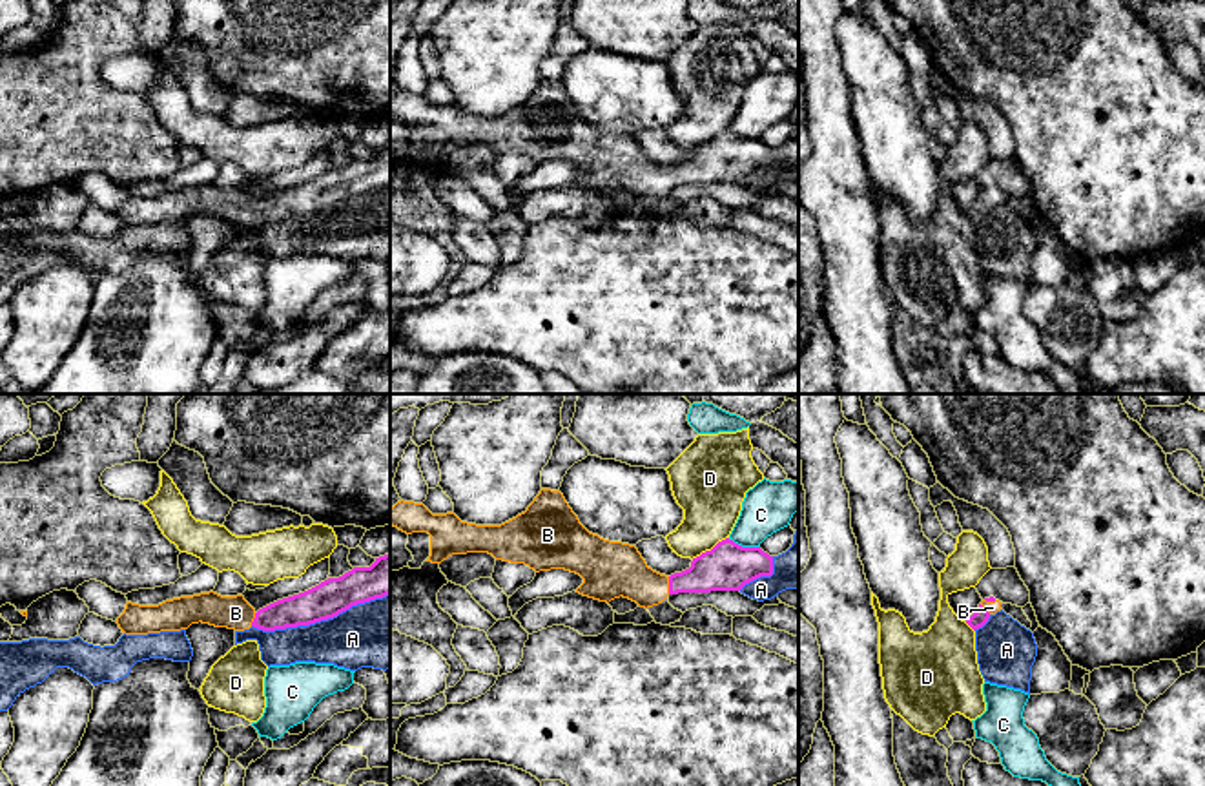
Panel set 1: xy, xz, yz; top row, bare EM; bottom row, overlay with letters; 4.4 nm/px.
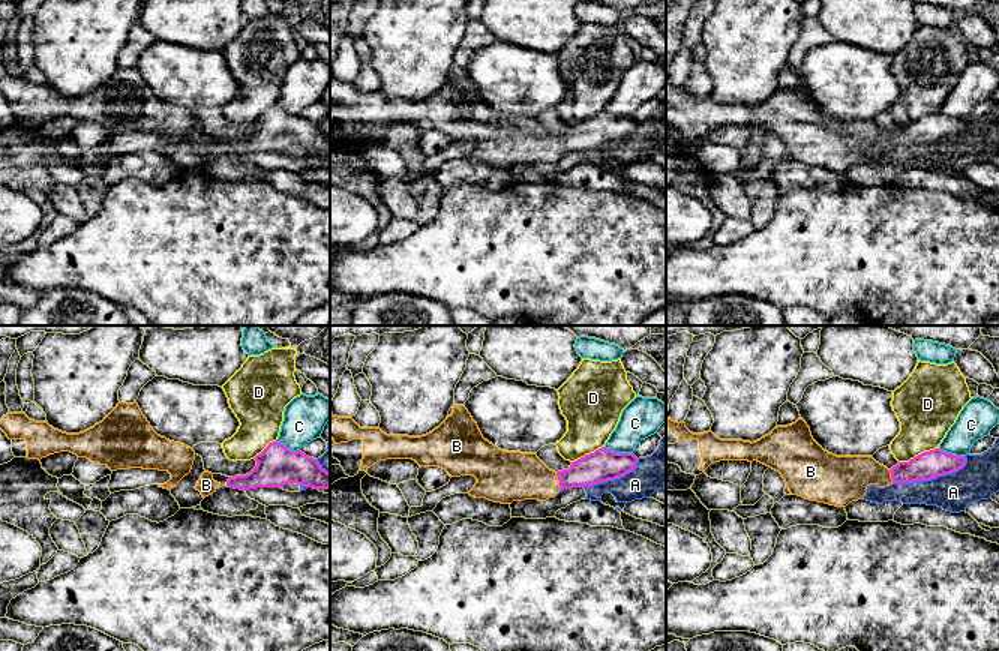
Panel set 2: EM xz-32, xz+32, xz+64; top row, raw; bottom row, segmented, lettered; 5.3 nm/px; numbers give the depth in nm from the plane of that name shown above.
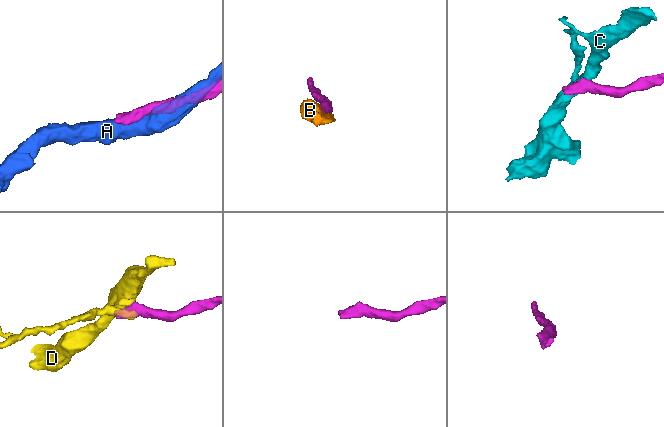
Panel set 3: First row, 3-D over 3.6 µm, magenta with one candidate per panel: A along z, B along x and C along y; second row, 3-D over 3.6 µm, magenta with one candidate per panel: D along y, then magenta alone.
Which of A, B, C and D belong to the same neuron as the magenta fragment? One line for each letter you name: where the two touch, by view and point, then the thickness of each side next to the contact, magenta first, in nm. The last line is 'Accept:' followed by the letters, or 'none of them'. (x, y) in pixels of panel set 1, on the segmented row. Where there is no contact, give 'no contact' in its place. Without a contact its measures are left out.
B: contact xz (669, 586); calibres 200 and 240 nm
Accept: B

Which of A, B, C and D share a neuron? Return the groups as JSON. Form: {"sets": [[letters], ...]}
{"sets": [["A"], ["B"], ["C"], ["D"]]}

